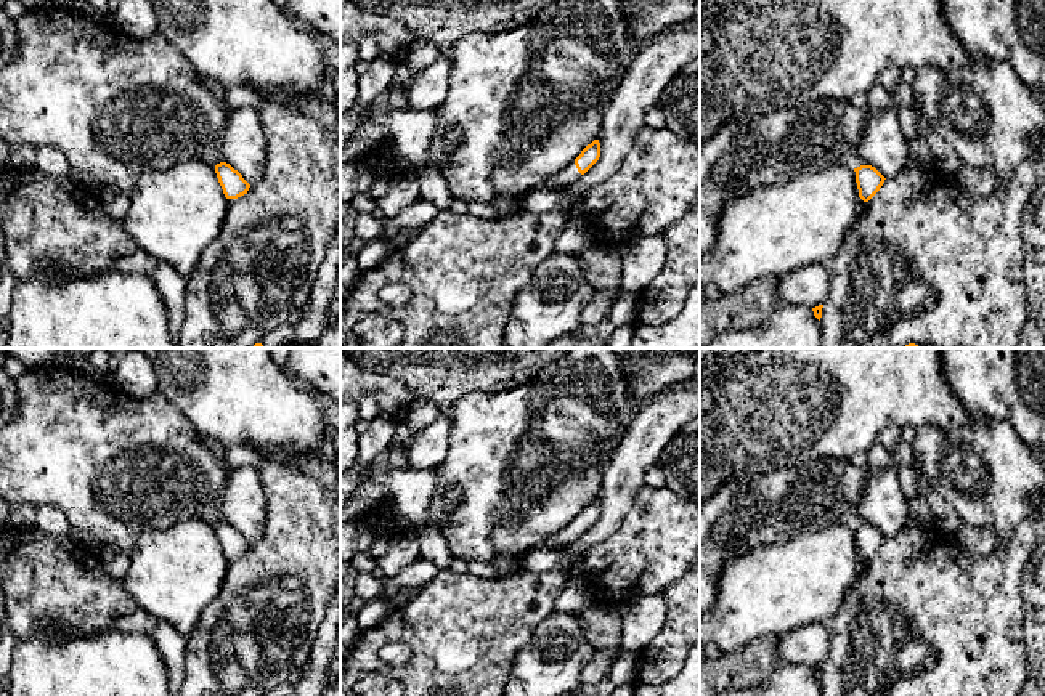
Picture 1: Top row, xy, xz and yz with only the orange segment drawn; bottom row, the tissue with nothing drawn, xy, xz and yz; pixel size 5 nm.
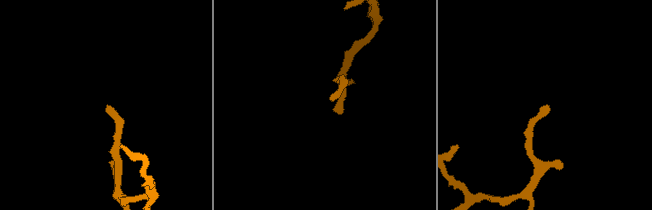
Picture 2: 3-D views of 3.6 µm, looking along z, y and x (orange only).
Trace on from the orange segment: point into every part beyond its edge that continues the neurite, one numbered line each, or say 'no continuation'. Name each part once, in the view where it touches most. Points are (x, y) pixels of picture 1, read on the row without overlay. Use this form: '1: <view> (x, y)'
1: xz (570, 533)

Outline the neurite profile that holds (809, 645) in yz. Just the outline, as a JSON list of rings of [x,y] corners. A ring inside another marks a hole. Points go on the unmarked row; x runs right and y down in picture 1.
[[[811,622],[777,638],[785,662],[815,667],[823,664],[830,651],[827,624]]]

